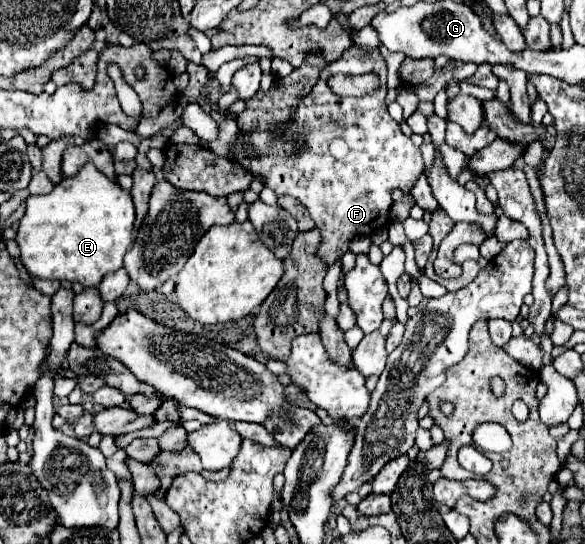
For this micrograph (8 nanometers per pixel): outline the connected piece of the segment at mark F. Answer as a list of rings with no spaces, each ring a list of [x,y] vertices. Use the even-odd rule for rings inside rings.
[[[351,47],[321,73],[313,91],[299,103],[293,125],[239,133],[235,147],[231,147],[231,155],[241,167],[261,175],[277,195],[291,195],[307,207],[323,235],[319,255],[327,265],[333,265],[337,257],[347,251],[347,243],[353,237],[371,235],[375,229],[385,227],[393,205],[391,193],[395,189],[409,191],[423,173],[421,151],[401,133],[399,123],[387,113],[385,83],[387,67],[379,51],[375,49],[371,57],[363,59],[359,57],[359,51]],[[337,73],[373,73],[381,83],[375,93],[363,97],[339,97],[327,85],[327,79]]]

